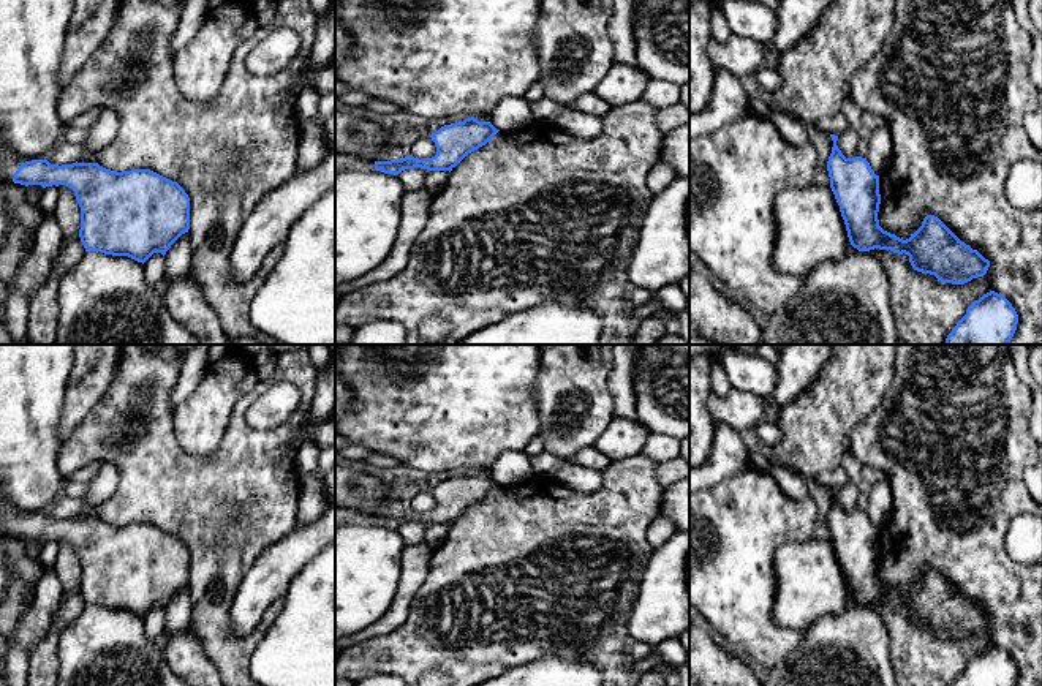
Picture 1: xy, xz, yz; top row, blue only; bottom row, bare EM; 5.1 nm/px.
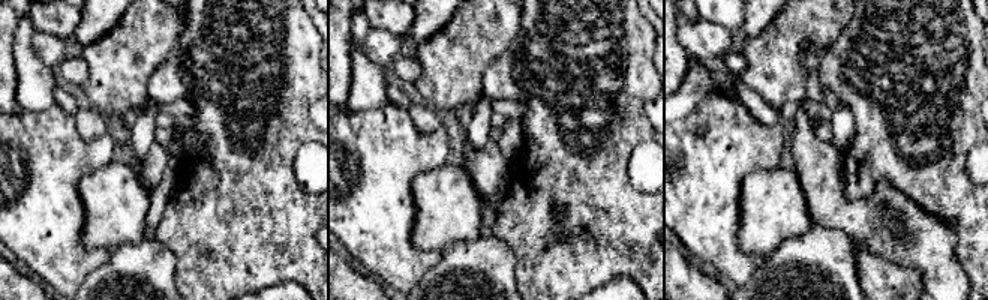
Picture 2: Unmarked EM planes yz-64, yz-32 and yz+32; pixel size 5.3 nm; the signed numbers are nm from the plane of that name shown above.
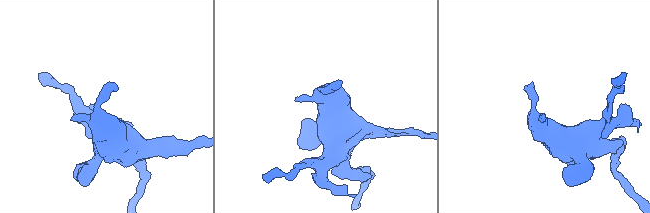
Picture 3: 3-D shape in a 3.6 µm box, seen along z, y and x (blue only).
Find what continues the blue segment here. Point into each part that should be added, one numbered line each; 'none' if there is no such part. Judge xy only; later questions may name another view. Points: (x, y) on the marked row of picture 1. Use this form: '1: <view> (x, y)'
1: xy (8, 166)

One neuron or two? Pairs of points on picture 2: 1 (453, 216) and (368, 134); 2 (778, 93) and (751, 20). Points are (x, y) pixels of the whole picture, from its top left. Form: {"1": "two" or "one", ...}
{"1": "two", "2": "two"}

